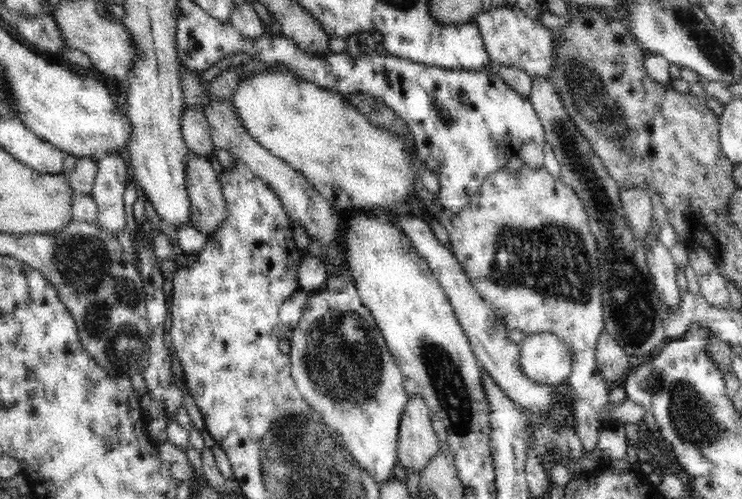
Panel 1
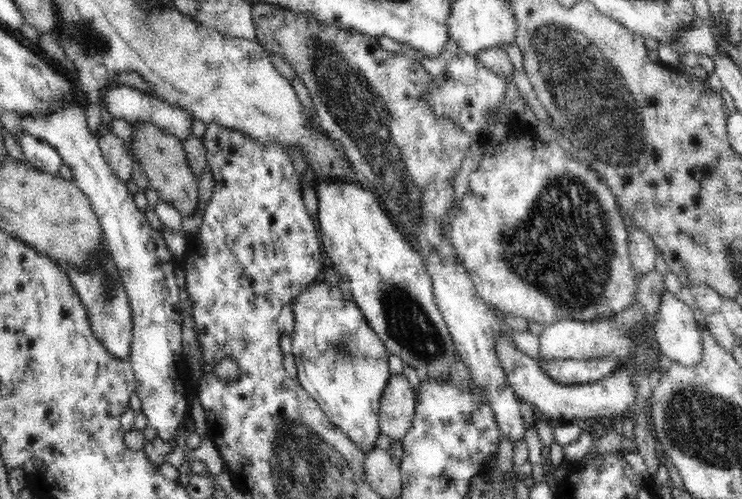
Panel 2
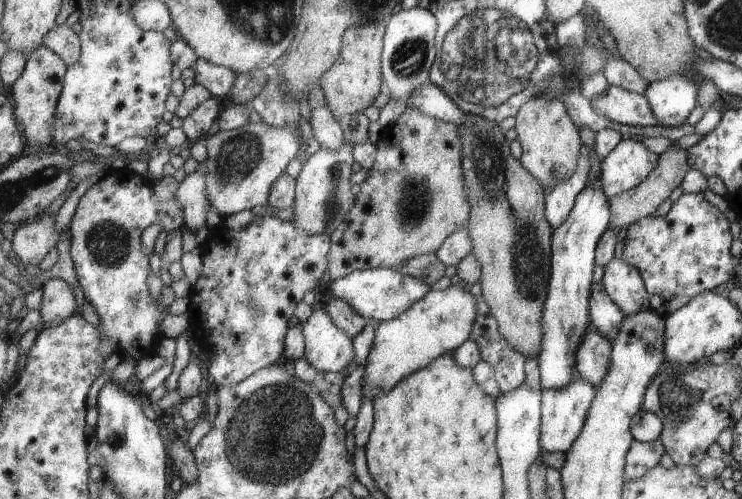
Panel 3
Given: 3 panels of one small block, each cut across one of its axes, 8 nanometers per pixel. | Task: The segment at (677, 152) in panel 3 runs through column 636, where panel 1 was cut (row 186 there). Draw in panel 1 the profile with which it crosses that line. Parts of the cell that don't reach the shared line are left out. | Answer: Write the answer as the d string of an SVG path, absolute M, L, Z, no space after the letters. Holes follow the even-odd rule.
M192 152L188 154L186 185L192 201L191 225L207 235L218 232L226 224L230 209L220 176L214 172L209 160Z

